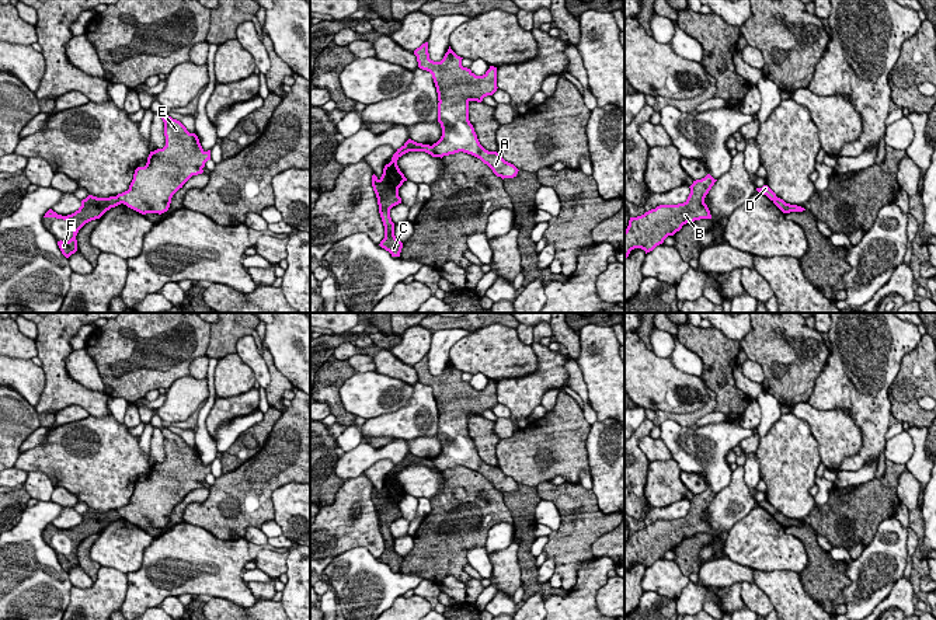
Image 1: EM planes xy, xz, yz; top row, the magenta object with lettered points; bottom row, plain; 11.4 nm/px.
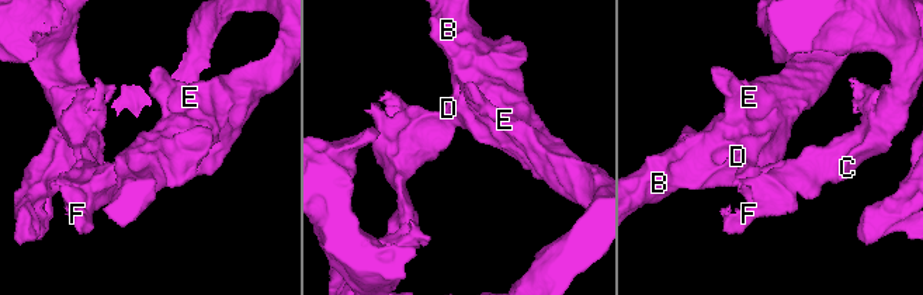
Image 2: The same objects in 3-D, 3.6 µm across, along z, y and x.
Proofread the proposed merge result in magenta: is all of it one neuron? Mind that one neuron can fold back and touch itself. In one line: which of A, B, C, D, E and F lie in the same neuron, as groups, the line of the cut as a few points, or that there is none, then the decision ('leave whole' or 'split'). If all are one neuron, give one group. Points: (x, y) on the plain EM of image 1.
A B D E / C F | xz (430, 460), (438, 470) | split

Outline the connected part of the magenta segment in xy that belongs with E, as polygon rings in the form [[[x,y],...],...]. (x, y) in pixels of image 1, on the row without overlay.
[[[161,428],[164,436],[166,460],[150,466],[145,481],[138,481],[129,504],[116,512],[128,522],[146,527],[164,527],[168,525],[173,509],[192,491],[203,487],[205,477],[210,474],[210,464],[205,466],[195,447],[167,428]]]

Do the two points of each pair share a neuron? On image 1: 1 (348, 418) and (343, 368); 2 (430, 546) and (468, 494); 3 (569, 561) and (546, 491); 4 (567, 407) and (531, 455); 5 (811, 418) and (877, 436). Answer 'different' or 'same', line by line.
1: same
2: same
3: same
4: same
5: different

